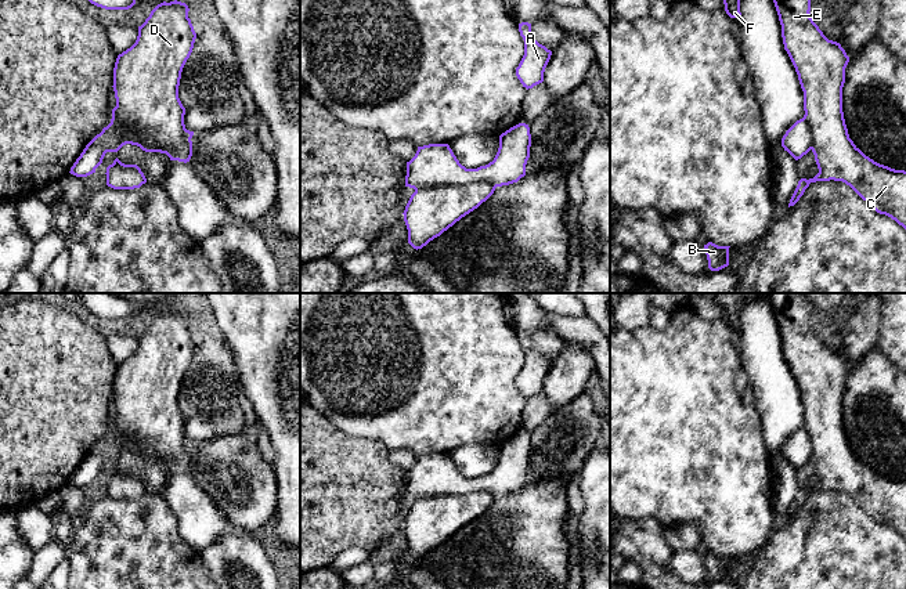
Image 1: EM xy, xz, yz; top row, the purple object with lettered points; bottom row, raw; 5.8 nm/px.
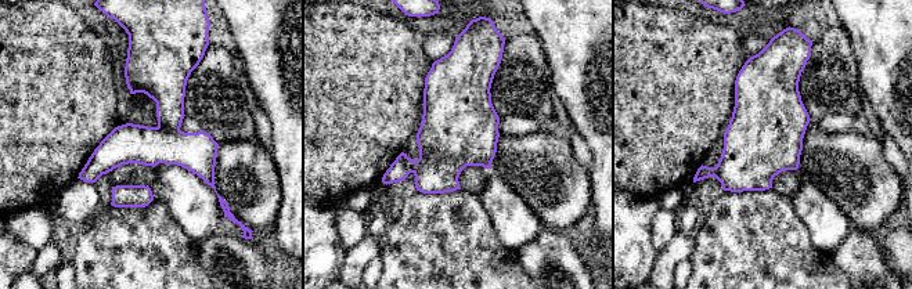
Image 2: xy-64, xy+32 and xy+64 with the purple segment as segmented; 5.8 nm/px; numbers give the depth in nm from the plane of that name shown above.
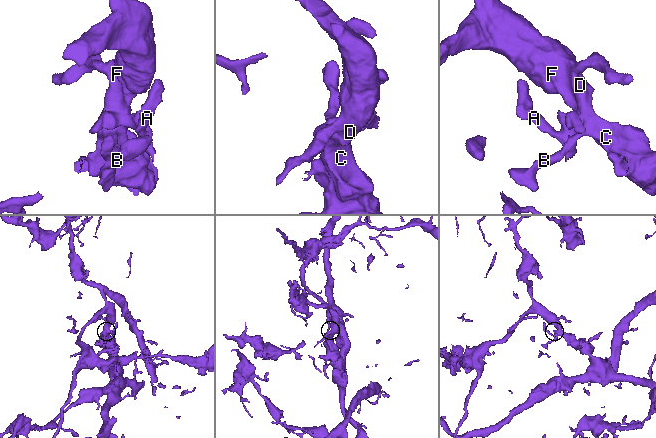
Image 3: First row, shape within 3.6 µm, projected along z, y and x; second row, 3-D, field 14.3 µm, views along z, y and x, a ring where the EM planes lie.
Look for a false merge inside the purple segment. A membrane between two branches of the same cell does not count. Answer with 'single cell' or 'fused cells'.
fused cells

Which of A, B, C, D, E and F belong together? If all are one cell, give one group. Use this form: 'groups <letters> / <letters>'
groups A / B C D E F

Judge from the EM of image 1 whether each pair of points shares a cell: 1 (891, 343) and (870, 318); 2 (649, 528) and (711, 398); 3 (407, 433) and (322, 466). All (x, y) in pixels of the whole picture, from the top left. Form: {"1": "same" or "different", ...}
{"1": "different", "2": "different", "3": "different"}

